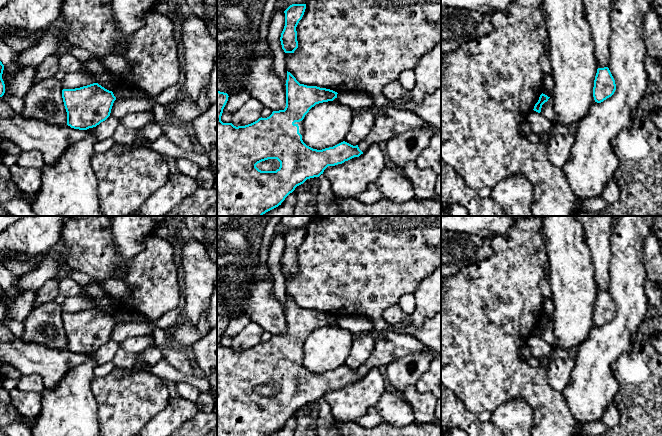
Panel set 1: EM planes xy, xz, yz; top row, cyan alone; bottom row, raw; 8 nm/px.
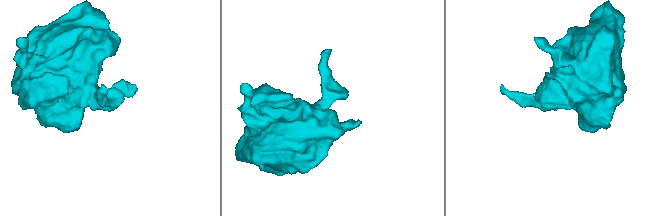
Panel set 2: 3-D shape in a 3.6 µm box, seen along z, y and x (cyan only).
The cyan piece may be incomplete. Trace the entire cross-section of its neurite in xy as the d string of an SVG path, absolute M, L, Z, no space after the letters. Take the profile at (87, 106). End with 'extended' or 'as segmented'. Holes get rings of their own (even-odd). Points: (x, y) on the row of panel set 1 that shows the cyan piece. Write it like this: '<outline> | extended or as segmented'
M98 83L63 89L62 98L67 112L67 125L79 130L96 127L105 121L116 100L112 91Z | as segmented

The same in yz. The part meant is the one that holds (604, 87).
M608 67L598 68L594 80L593 97L601 103L611 97L616 90L615 80Z | as segmented

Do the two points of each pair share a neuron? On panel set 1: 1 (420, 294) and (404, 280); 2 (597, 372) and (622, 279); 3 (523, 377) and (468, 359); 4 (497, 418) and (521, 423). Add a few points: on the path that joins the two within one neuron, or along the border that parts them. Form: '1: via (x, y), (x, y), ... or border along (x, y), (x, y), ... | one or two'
1: border along (430, 273), (412, 292) | two
2: via (601, 349), (622, 327), (622, 302) | one
3: via (509, 377), (489, 372), (482, 366) | one
4: via (503, 418), (513, 418), (515, 420) | one

